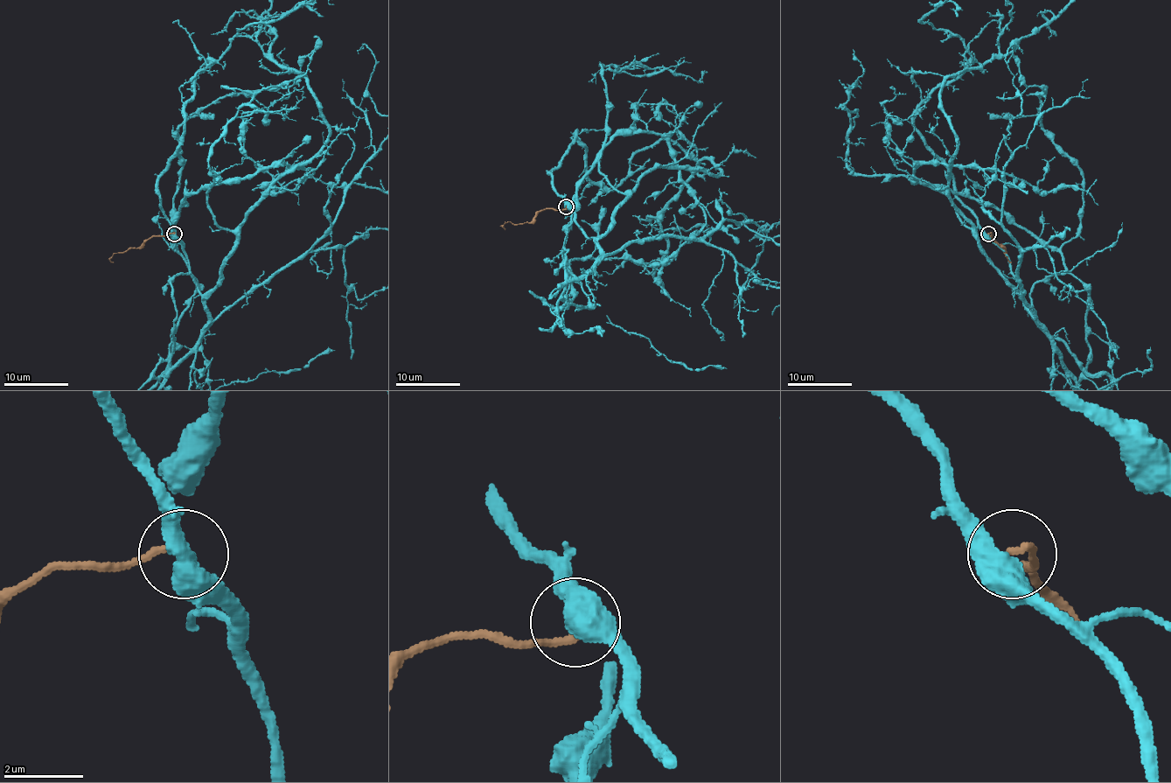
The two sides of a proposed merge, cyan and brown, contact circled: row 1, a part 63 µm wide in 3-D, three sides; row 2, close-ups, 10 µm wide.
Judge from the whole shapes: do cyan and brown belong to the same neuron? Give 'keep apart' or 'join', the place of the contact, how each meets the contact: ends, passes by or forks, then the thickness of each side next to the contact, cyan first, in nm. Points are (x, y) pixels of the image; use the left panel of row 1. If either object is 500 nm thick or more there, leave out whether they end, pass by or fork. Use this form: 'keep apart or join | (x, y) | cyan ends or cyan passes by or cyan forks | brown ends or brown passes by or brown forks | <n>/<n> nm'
keep apart | (174, 234) | 600/180 nm

